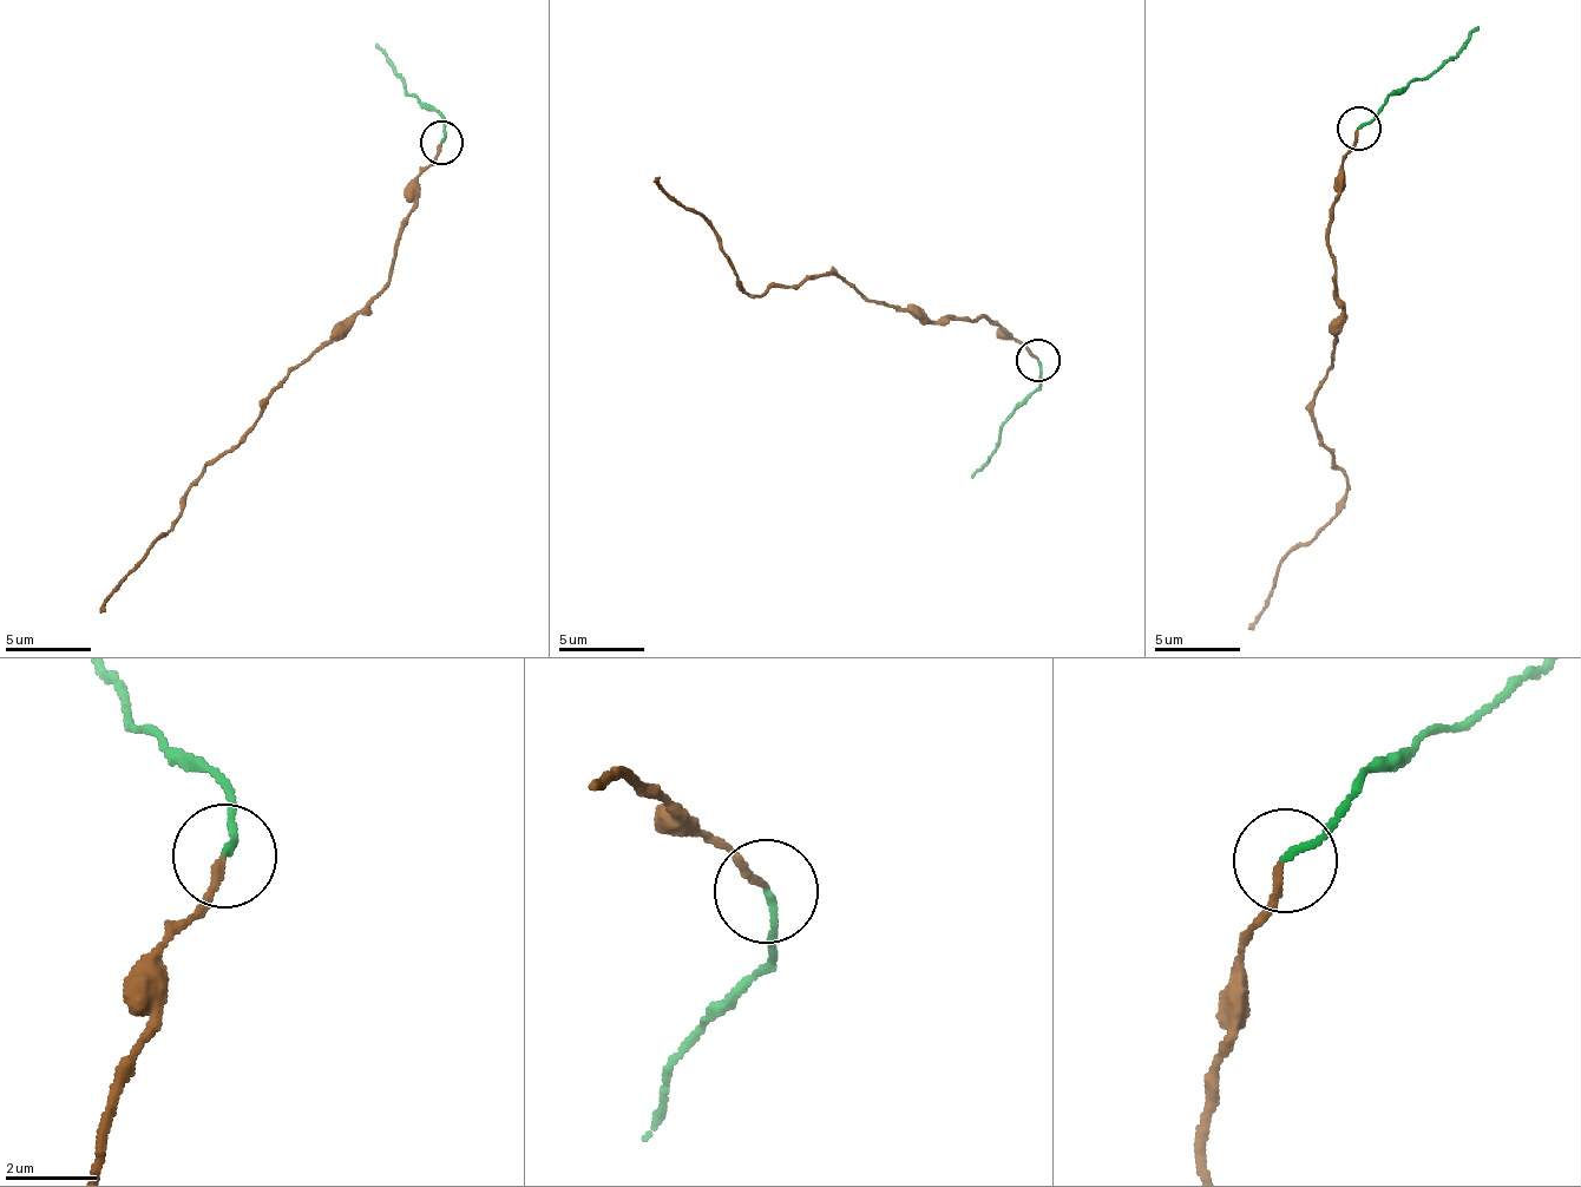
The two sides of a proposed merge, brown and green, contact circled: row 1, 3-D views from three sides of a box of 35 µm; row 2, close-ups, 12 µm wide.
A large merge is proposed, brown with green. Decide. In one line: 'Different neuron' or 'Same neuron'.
Different neuron

